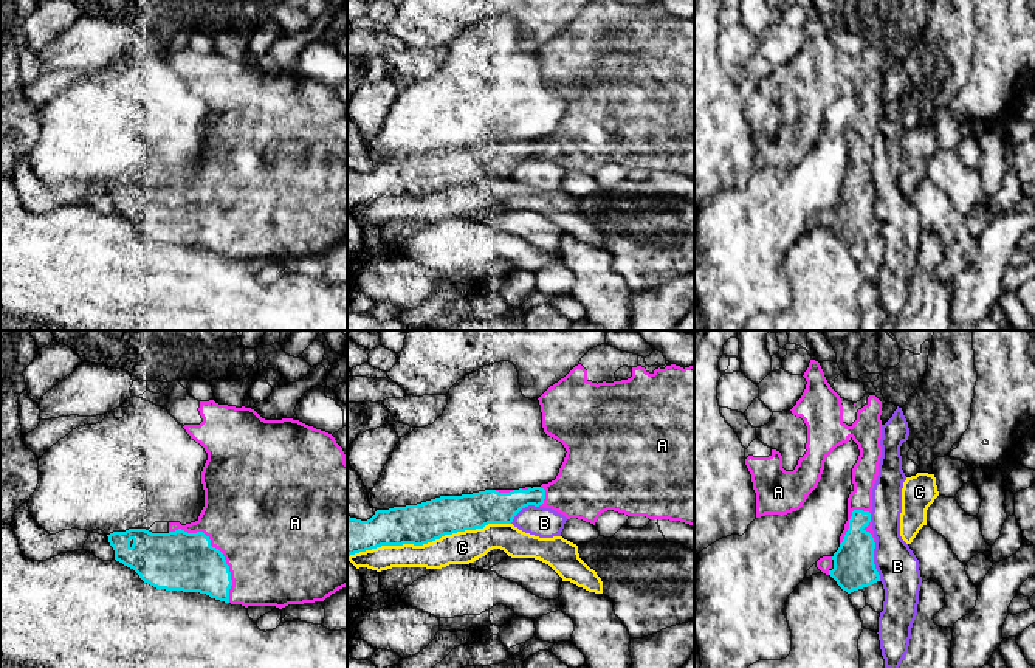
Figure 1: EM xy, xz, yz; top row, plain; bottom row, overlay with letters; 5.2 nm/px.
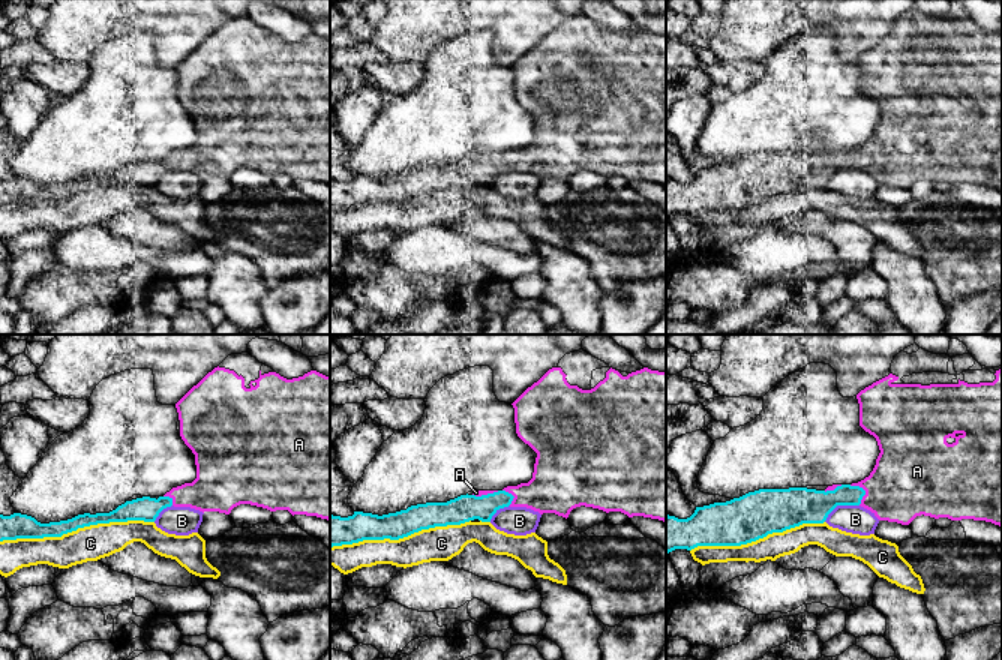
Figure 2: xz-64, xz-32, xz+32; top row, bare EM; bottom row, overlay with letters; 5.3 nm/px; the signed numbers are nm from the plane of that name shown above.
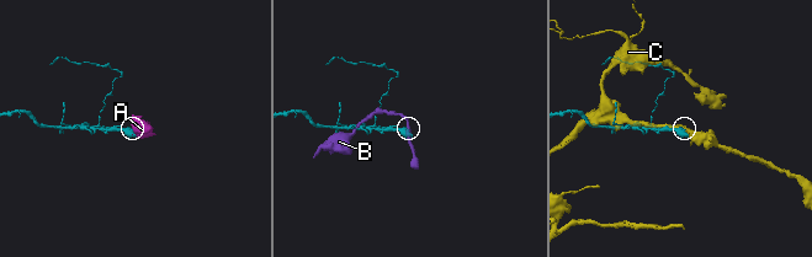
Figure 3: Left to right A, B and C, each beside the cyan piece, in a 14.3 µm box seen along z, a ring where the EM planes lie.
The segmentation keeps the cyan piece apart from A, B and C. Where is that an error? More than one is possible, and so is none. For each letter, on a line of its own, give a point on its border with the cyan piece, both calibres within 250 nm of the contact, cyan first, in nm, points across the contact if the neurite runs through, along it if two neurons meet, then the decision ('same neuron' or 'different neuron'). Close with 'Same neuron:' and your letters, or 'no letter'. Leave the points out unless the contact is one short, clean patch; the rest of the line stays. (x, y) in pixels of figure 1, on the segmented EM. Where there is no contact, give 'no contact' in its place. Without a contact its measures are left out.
A: contact xy (219, 550); calibres 300 and 500 nm; same neuron
B: contact yz (873, 561); calibres 220 and 220 nm; different neuron
C: contact xz (428, 541); calibres 220 and 170 nm; different neuron
Same neuron: A

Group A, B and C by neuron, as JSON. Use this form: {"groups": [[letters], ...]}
{"groups": [["A"], ["B"], ["C"]]}

